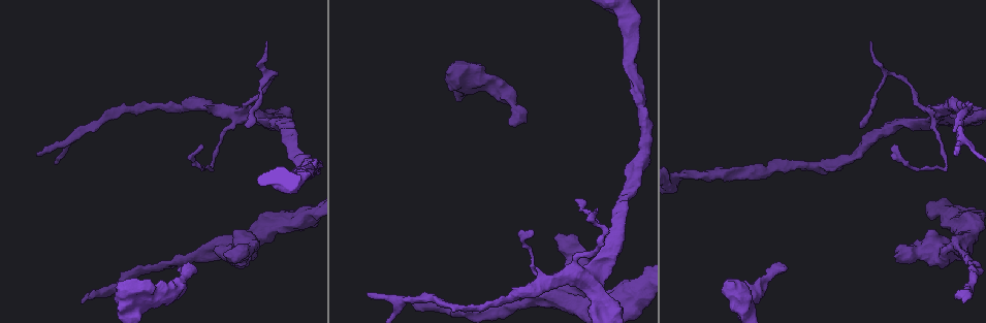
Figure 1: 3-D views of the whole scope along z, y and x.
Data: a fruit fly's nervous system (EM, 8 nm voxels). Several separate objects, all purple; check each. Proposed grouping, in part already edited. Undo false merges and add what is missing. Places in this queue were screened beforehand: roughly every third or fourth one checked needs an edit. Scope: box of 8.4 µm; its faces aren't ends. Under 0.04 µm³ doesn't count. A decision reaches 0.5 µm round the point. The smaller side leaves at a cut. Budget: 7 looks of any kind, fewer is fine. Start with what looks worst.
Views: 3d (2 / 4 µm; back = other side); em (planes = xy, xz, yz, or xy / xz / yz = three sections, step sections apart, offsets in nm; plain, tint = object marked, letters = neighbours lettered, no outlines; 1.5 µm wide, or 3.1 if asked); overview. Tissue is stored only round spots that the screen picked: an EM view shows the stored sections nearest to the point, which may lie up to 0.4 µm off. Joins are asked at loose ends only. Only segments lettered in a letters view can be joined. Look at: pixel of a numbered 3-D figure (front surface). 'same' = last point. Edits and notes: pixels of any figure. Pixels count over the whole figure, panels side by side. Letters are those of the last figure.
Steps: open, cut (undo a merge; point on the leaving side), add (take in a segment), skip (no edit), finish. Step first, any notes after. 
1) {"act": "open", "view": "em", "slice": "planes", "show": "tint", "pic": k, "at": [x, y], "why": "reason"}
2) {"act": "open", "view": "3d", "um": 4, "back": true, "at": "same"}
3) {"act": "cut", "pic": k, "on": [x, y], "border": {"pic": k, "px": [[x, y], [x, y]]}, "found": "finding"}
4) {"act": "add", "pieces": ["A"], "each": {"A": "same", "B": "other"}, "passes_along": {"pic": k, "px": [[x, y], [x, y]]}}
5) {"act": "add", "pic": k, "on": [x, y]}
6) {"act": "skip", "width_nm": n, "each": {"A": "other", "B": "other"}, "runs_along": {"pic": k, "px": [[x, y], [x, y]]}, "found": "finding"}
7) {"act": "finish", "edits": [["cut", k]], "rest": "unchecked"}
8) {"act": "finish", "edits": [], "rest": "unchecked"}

{"act": "open", "view": "em", "slice": "xy", "step": 4, "show": "letters", "pic": 1, "at": [784, 269]}

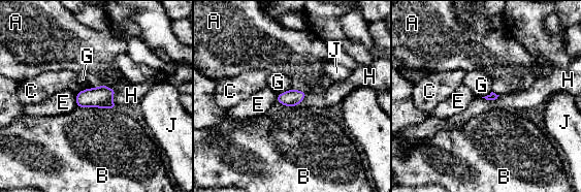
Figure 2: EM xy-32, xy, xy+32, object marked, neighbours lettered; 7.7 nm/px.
{"act": "skip", "each": {"A": "other", "B": "other", "C": "other", "E": "other", "G": "other", "H": "other", "J": "other"}, "border": {"pic": 2, "px": [[76, 105], [114, 109]]}, "found": "none of them fits"}

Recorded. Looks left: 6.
{"act": "open", "view": "em", "slice": "xz", "step": 4, "show": "letters", "pic": 1, "at": [895, 254], "why": "free end"}

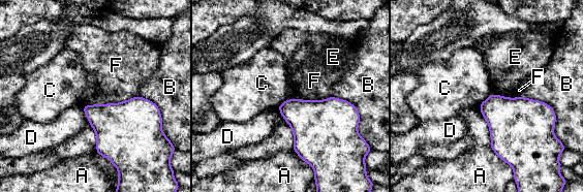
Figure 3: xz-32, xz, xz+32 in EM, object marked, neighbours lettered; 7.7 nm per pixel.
{"act": "open", "view": "em", "slice": "xy", "step": 8, "show": "letters", "at": "same", "why": "cut it another way"}

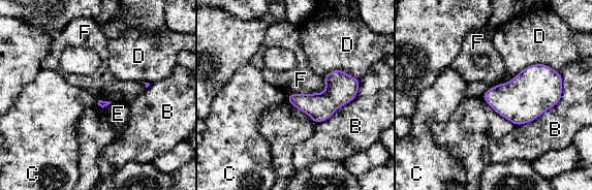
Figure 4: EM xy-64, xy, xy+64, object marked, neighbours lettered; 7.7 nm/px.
{"act": "skip", "each": {"B": "other", "C": "other", "D": "other", "E": "other", "F": "other"}, "border": {"pic": 4, "px": [[324, 80], [319, 93], [288, 94]]}, "found": "none of them fits"}

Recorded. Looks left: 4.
{"act": "open", "view": "em", "slice": "planes", "show": "tint", "pic": 1, "at": [532, 234]}

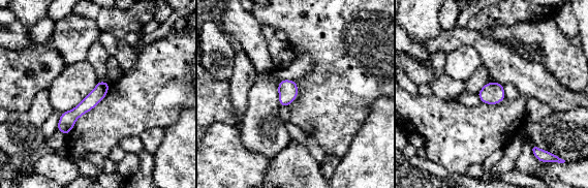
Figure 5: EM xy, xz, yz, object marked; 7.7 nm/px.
{"act": "open", "view": "em", "slice": "planes", "show": "letters", "at": "same"}

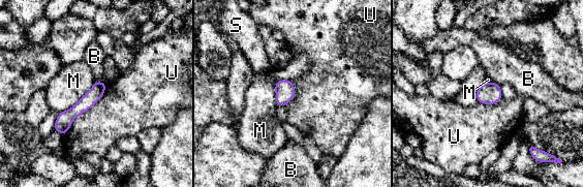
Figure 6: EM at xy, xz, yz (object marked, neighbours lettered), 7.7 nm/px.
{"act": "skip", "longest_contact_nm": ["U", 500], "each": {"B": "other", "M": "other", "S": "other", "U": "other"}, "found": "none of them fits"}

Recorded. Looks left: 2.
{"act": "finish", "edits": [], "rest": "unchecked"}

